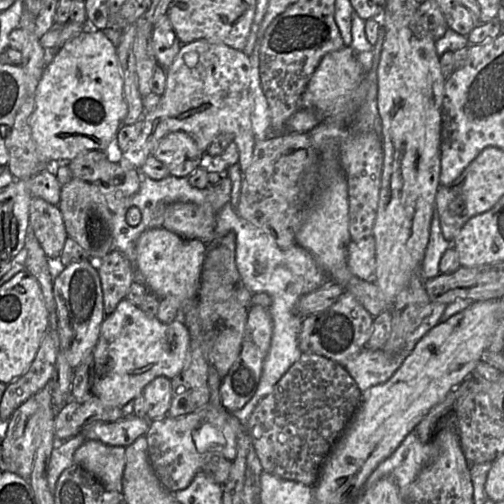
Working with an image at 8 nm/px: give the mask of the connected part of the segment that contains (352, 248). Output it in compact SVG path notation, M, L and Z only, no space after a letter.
M373 234L359 241L350 241L347 265L358 278L365 281L374 281L376 247Z

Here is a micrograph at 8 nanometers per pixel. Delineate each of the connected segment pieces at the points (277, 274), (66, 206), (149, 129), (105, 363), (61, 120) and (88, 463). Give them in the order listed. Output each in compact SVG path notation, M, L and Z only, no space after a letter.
M227 202L216 215L214 239L229 232L236 236L235 263L245 287L252 294L267 293L272 299L268 307L273 322L272 338L257 390L243 408L232 413L245 427L258 403L272 392L281 377L301 357L298 338L303 318L296 311L299 298L330 283L330 280L308 250L297 244L288 249L279 248L270 235L241 218Z
M73 178L61 187L58 205L68 237L75 240L95 262L103 259L113 248L112 212L96 185Z
M198 39L182 44L172 64L167 69L167 80L163 94L156 107L144 115L144 125L138 138L122 153L118 162L125 169L140 169L145 160L153 154L158 141L165 135L184 131L193 137L196 144L206 154L208 146L220 134L231 134L238 147L242 174L251 164L256 139L251 126L254 100L251 92L251 63L243 50L231 48L222 42Z
M122 299L116 309L106 315L100 328L100 334L93 350L95 379L93 394L110 406L125 406L143 394L144 388L155 378L165 376L169 379L177 376L185 367L190 348L190 334L181 318L171 323L162 323L157 317L146 315L137 305Z
M101 30L83 31L54 53L48 53L48 64L37 87L30 127L42 162L56 166L69 162L81 152L105 150L119 127L124 125L127 110L116 47Z
M85 440L74 453L74 464L87 470L110 491L123 492L126 447Z

